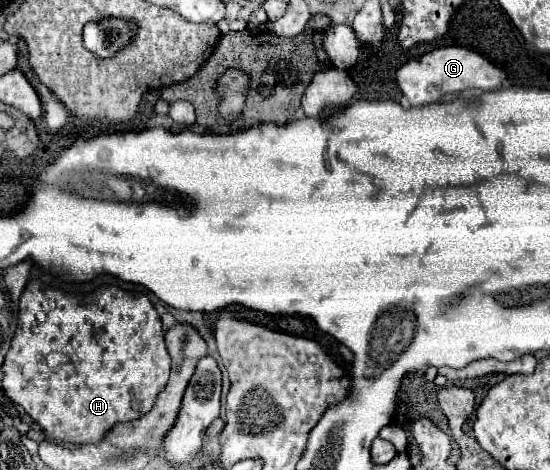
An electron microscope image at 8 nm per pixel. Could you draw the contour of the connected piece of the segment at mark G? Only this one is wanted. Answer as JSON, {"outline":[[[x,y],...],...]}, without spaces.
{"outline":[[[441,47],[431,53],[425,53],[419,59],[409,61],[397,71],[397,85],[409,97],[411,105],[431,105],[447,91],[461,91],[461,89],[497,89],[507,79],[505,71],[495,67],[491,61],[481,57],[475,51],[465,47]]]}

